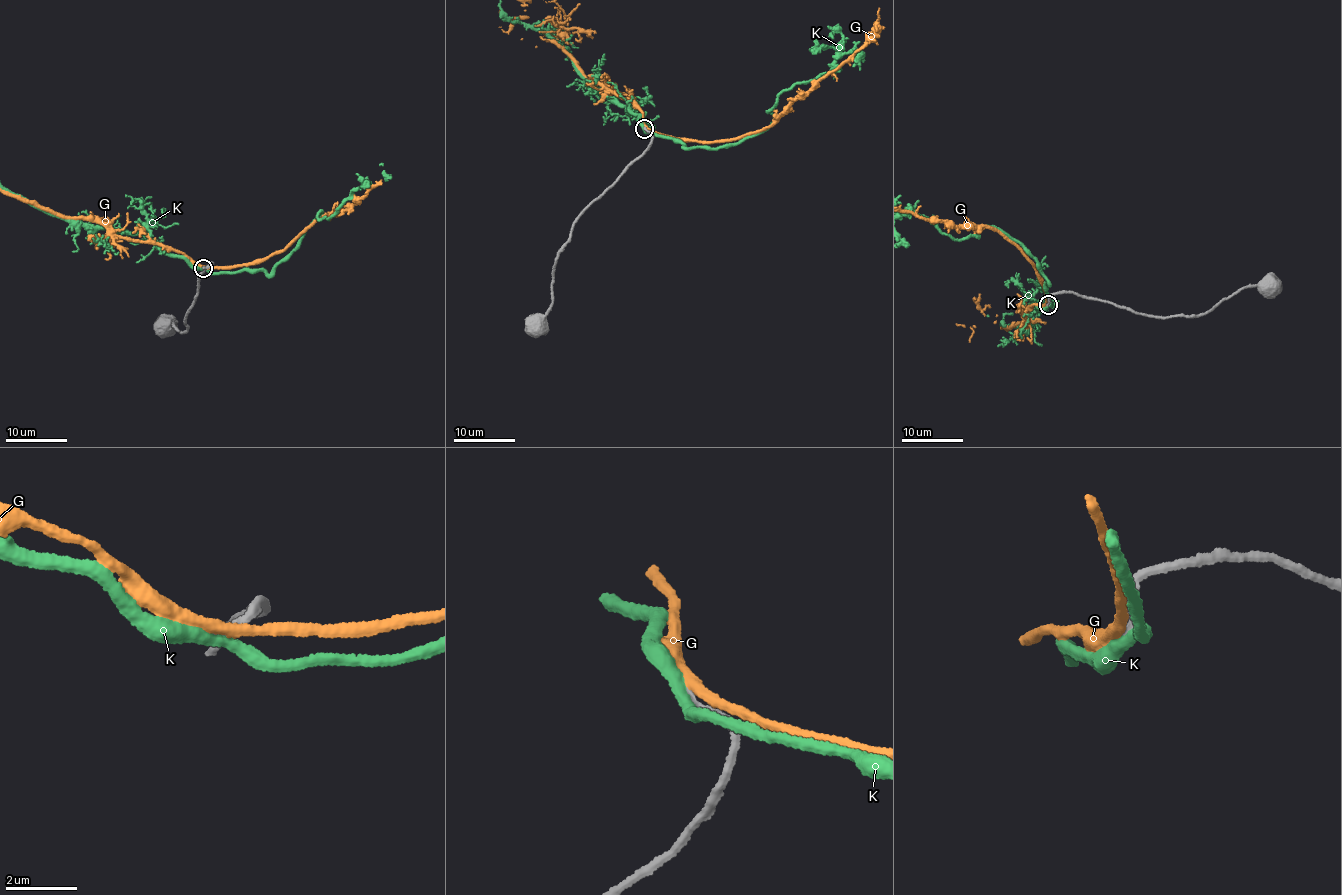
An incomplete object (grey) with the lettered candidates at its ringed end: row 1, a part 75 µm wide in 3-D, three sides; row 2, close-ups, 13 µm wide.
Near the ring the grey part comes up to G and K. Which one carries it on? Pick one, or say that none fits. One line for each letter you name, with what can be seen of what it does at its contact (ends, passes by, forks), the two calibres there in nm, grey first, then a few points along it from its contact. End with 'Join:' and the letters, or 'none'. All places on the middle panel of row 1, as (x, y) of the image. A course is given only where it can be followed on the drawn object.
K: It passes by. Thickness 280 nm (grey) against 320 nm
Join: K

